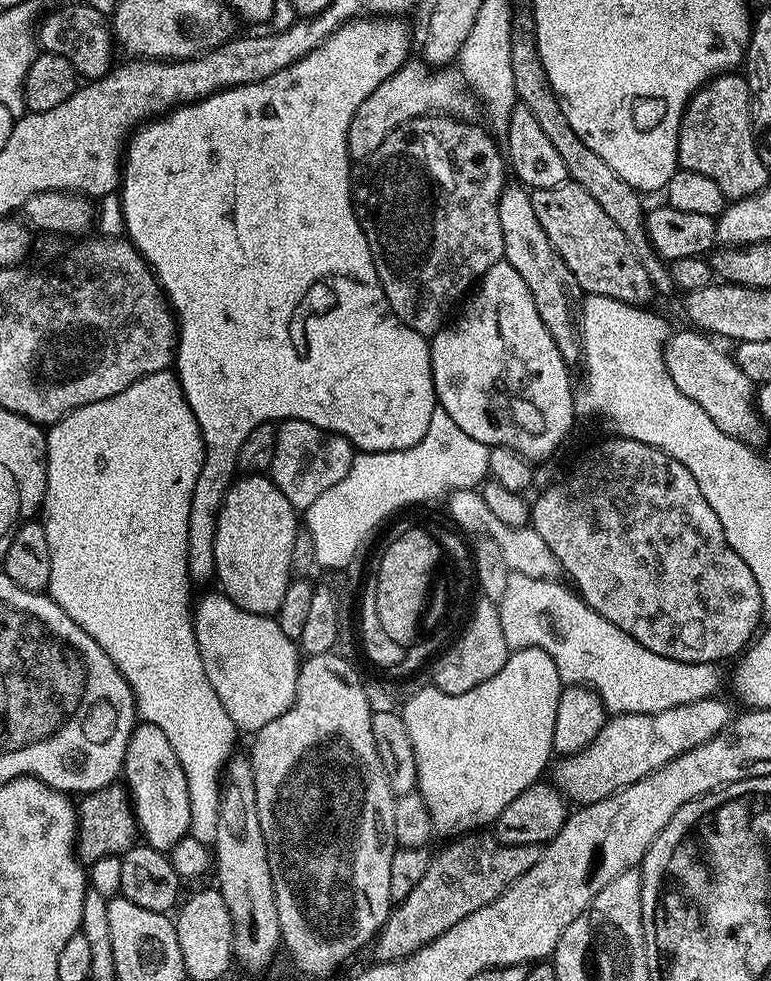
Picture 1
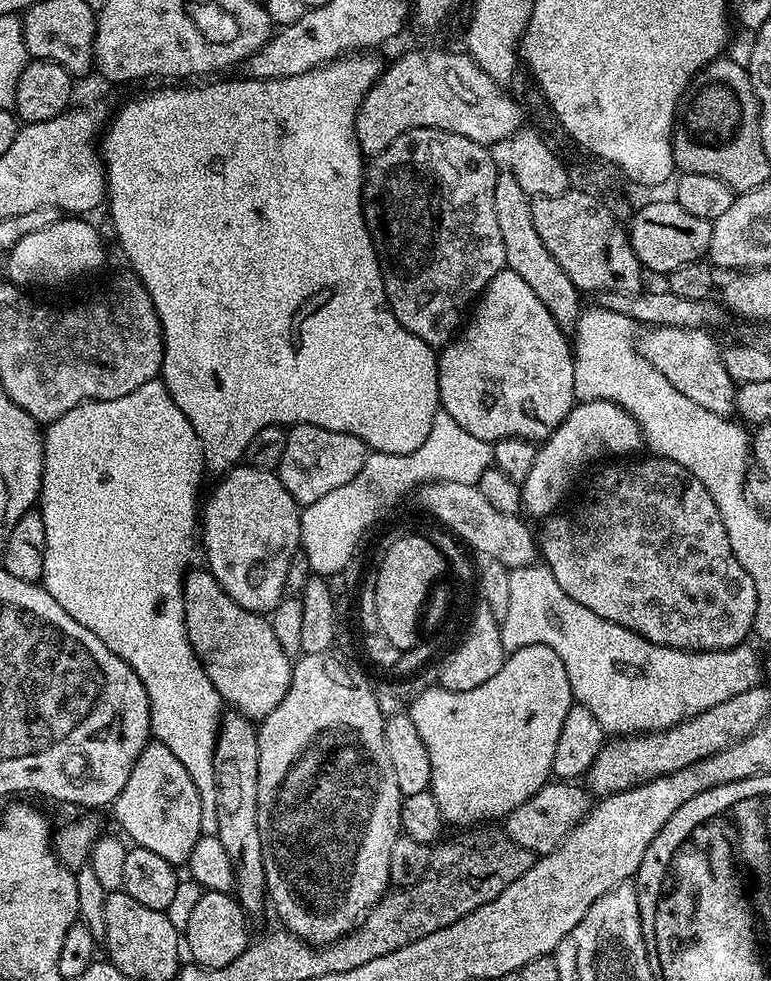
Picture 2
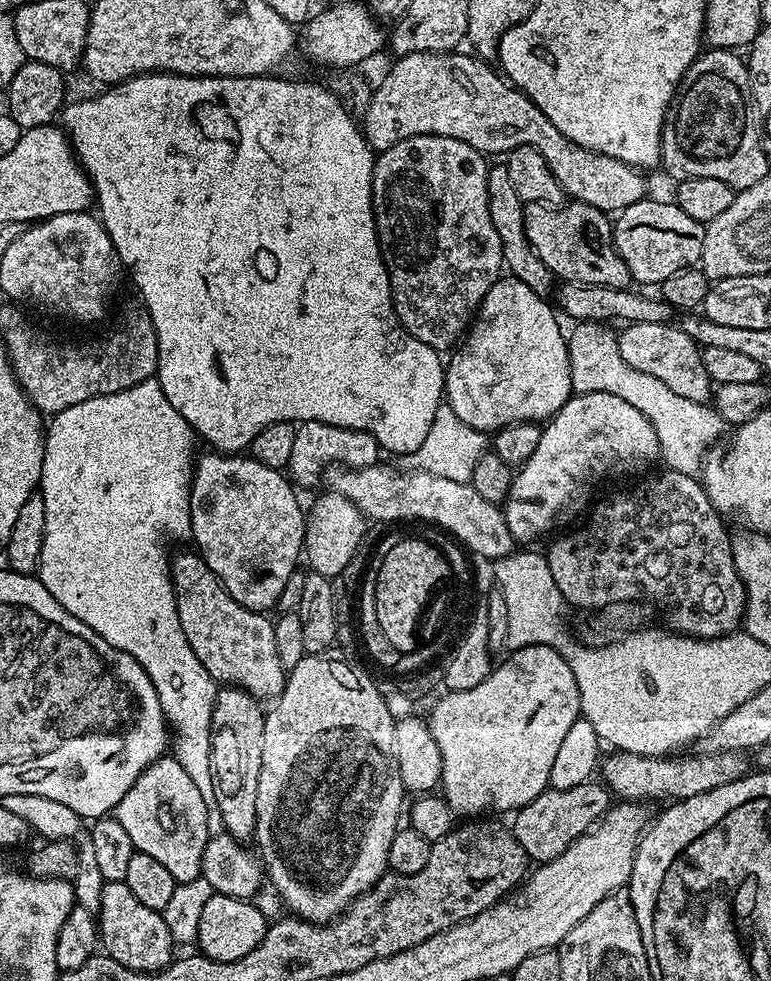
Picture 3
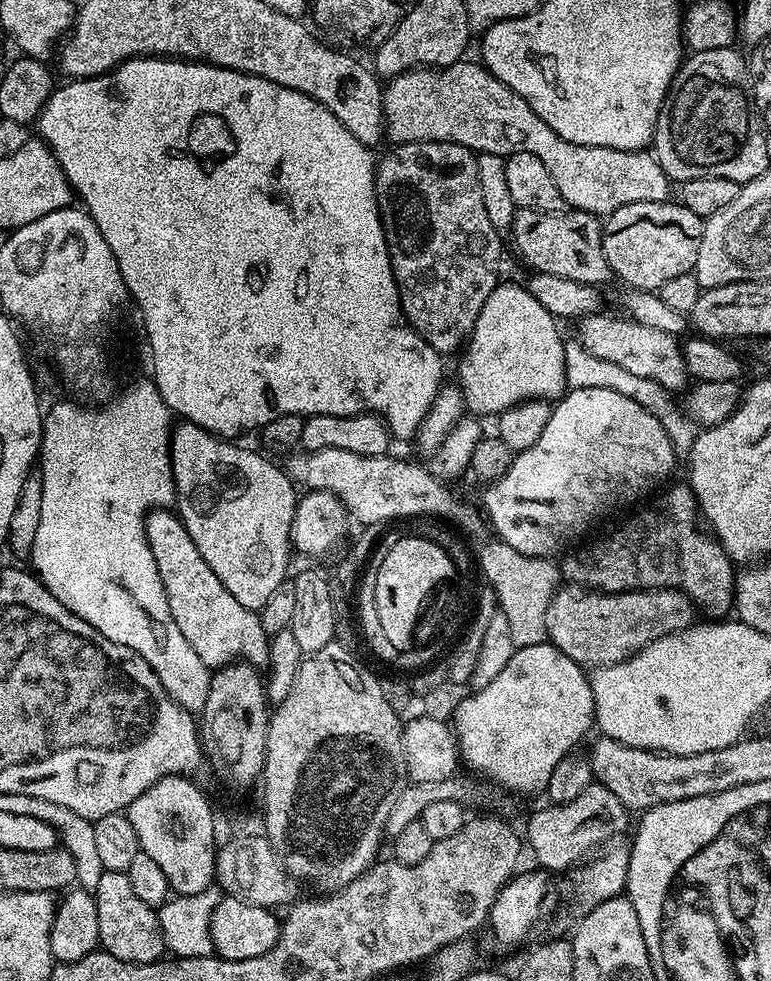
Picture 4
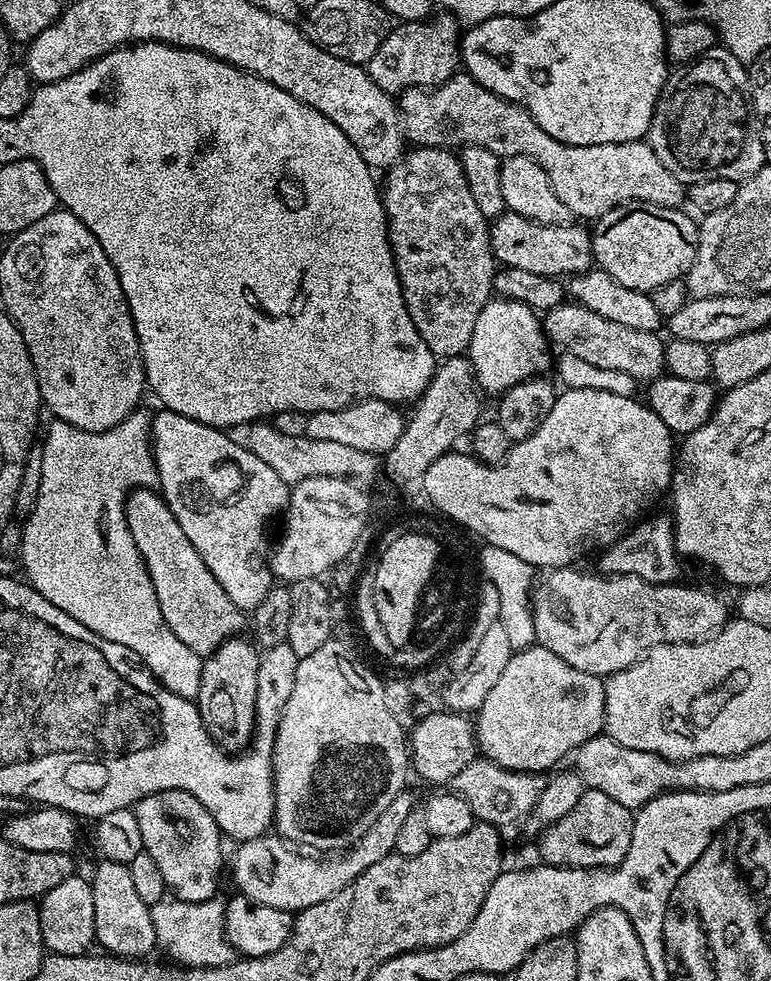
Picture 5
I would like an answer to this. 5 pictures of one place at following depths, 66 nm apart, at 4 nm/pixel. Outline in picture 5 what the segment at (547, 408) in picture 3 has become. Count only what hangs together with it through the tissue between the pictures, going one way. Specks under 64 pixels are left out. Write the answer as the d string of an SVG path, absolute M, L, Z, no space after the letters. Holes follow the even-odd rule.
M493 298L478 314L474 334L468 343L466 359L475 383L488 392L503 394L516 384L539 377L548 368L550 341L542 327L542 320L523 300Z

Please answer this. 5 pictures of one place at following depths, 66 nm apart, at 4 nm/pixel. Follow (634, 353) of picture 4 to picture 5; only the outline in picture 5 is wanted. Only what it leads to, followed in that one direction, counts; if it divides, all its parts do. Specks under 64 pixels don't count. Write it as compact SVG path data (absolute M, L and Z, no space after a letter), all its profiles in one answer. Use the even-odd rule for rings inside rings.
M566 302L557 308L547 309L542 327L553 345L561 344L561 349L572 352L592 366L630 374L637 382L651 382L665 371L666 344L663 339L659 340L661 337L657 333L630 330L630 326L610 322L610 318L602 318L602 314L577 302Z

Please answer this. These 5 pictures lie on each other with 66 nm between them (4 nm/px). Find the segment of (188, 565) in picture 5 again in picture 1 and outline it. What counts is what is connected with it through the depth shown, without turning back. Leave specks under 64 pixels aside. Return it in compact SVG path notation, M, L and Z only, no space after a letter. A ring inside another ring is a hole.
M217 594L208 597L201 604L200 610L197 613L195 611L194 631L206 678L210 678L210 686L214 686L218 702L222 702L226 714L230 714L241 733L258 733L262 726L274 722L274 718L282 718L282 714L286 714L292 708L296 701L296 690L300 686L302 656L298 651L297 641L285 634L279 619L242 610L227 596Z

